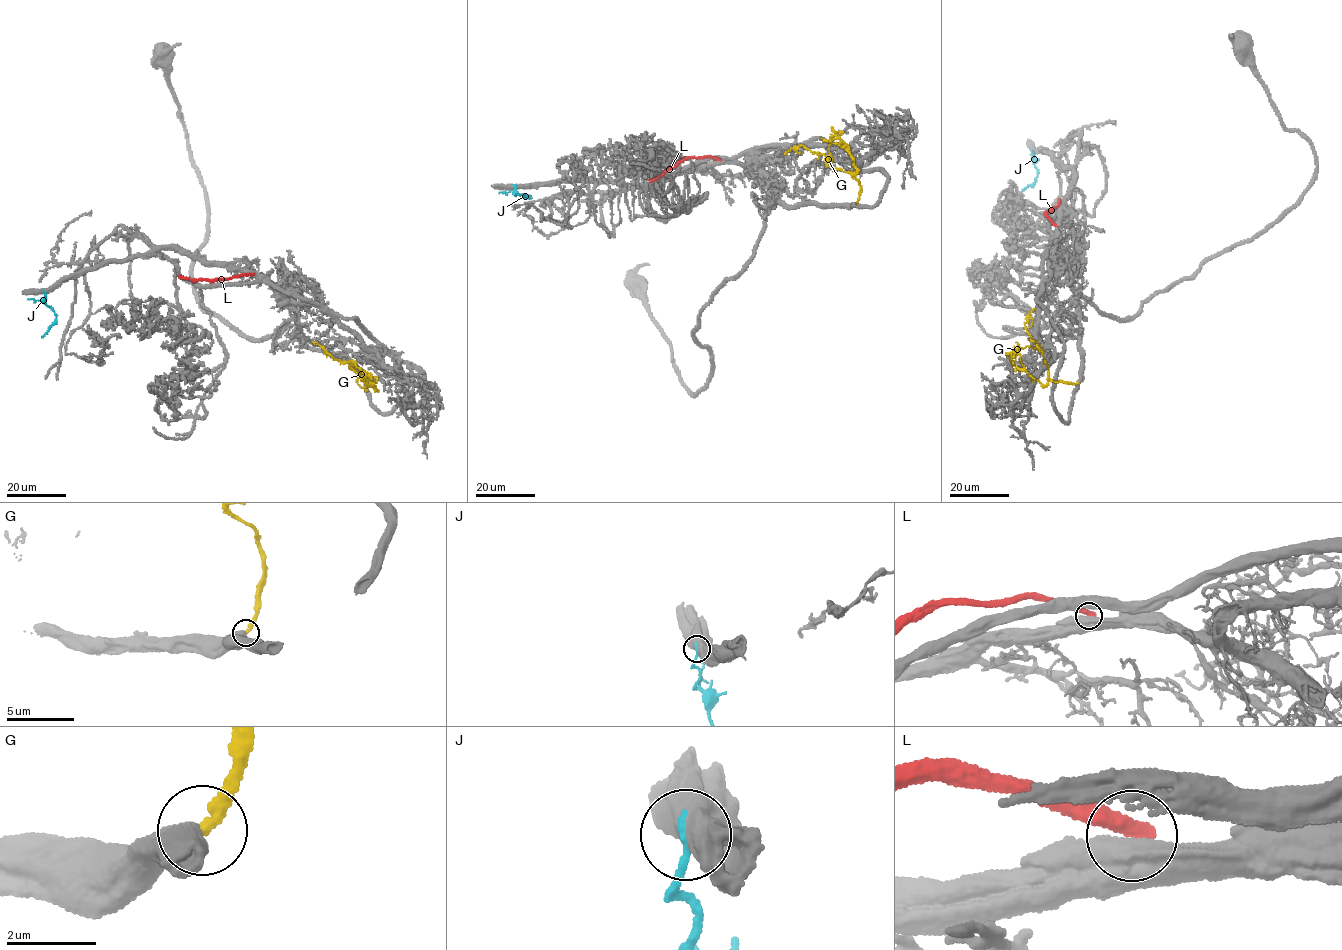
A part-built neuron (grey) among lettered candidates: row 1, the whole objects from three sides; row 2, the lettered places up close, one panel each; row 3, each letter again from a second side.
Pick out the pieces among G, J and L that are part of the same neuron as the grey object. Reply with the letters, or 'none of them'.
none of them

